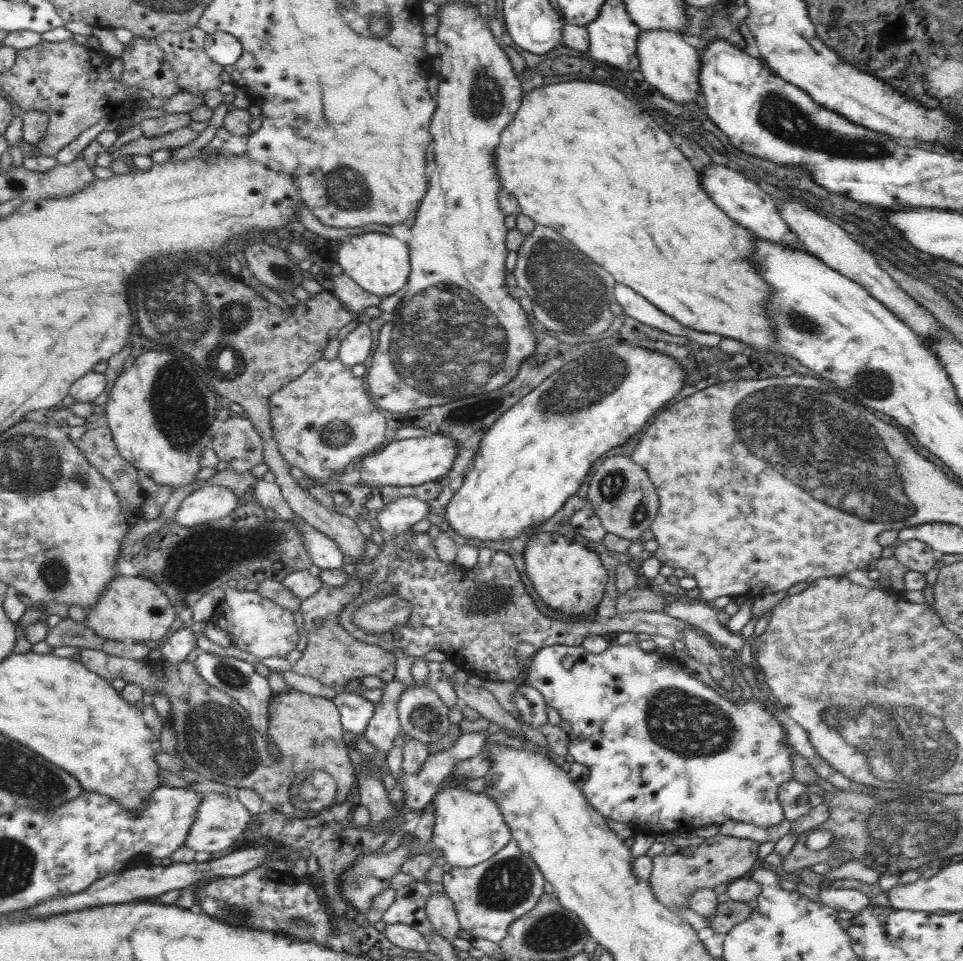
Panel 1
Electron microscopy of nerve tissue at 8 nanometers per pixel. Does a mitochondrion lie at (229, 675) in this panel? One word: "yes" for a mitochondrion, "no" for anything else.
yes

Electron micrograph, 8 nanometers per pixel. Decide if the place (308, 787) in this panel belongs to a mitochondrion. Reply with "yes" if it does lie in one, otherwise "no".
yes

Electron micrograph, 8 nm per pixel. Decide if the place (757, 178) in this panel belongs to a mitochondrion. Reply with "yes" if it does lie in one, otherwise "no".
no

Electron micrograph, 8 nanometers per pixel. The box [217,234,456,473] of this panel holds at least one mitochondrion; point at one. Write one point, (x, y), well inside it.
(337, 435)

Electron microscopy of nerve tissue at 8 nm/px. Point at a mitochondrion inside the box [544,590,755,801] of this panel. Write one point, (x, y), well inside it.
(686, 724)

